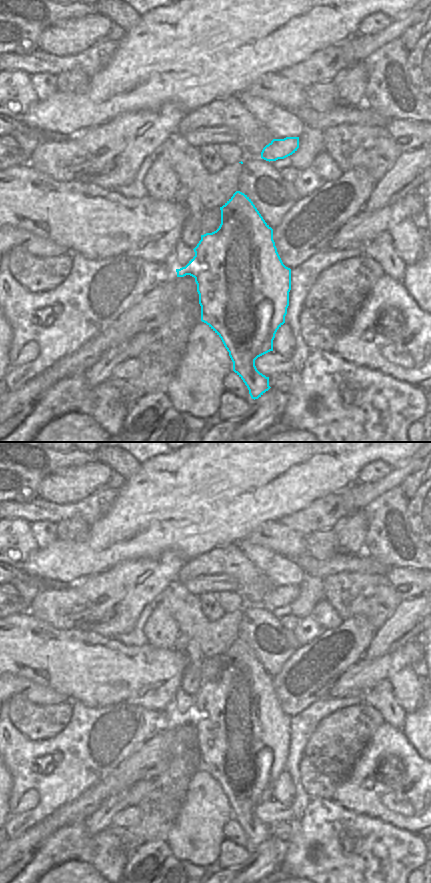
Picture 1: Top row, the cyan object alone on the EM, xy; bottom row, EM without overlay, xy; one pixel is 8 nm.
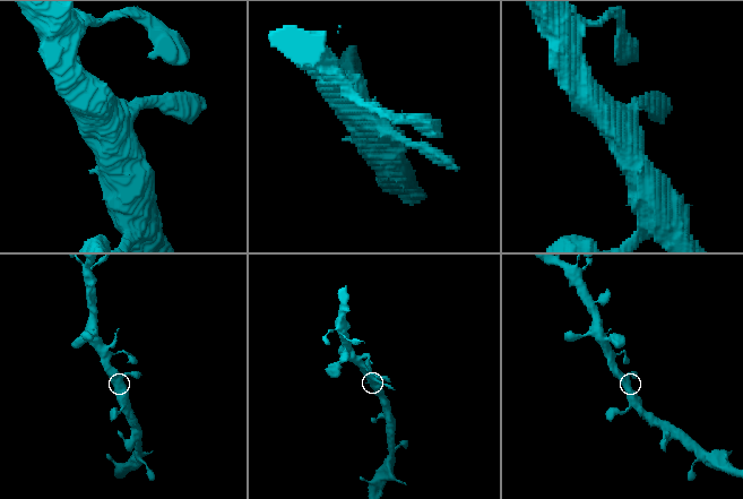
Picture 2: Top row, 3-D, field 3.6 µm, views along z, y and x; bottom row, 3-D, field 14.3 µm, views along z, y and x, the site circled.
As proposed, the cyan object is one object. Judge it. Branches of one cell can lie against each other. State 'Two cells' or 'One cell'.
One cell

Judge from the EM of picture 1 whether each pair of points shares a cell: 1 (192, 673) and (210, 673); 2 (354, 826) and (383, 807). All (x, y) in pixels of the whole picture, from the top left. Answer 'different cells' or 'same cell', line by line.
1: different cells
2: different cells

